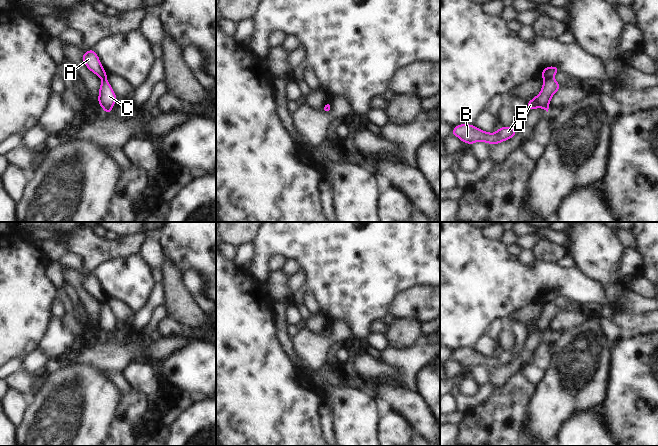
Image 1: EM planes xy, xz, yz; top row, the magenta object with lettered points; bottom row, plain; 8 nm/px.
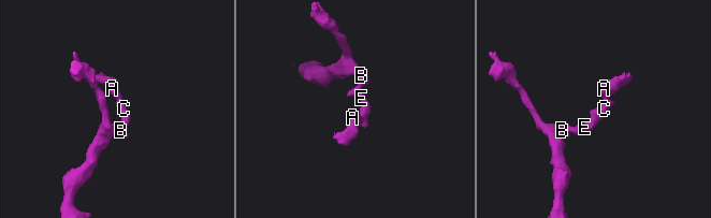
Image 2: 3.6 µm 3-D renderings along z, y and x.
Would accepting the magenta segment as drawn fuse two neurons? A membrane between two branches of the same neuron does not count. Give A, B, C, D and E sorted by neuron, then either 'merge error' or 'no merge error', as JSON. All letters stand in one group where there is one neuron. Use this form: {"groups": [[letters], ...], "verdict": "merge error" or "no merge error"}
{"groups": [["A"], ["B", "C", "D", "E"]], "verdict": "merge error"}

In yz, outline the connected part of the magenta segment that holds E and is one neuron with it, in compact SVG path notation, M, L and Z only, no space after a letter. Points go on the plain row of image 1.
M466 347L453 351L451 359L458 361L463 367L471 369L478 365L497 369L517 360L514 349L510 351L499 351L495 357L489 357L479 353L475 349Z

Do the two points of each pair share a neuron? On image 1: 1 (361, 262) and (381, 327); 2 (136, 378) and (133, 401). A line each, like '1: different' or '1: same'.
1: different
2: different

